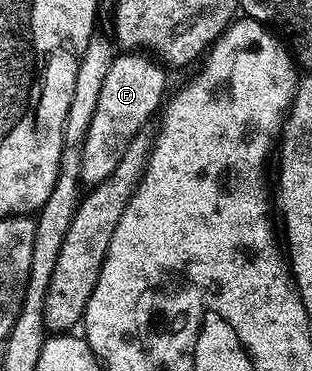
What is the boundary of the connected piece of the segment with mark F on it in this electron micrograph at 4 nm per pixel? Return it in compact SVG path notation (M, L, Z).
M126 52L113 59L80 148L80 182L85 187L96 186L115 170L128 144L146 126L150 114L157 113L165 97L163 72L163 67L153 59L136 52Z

